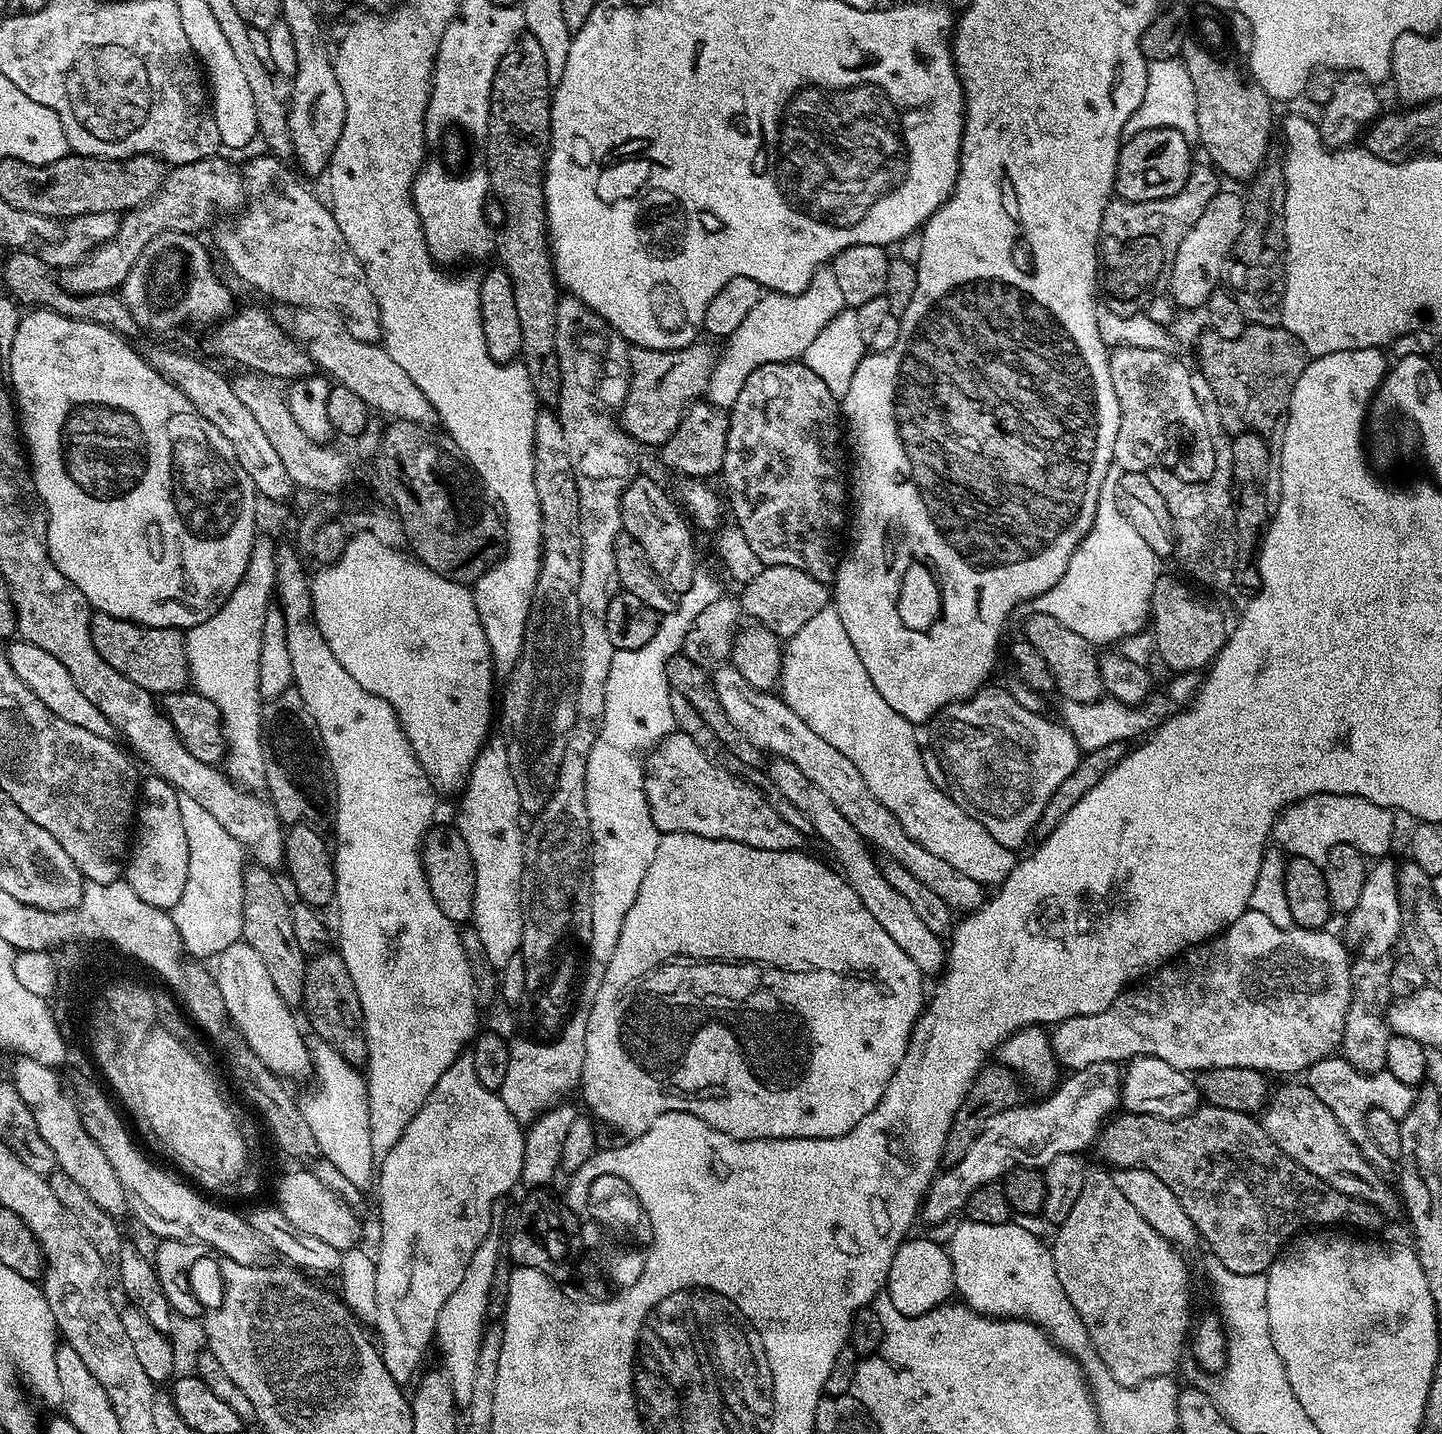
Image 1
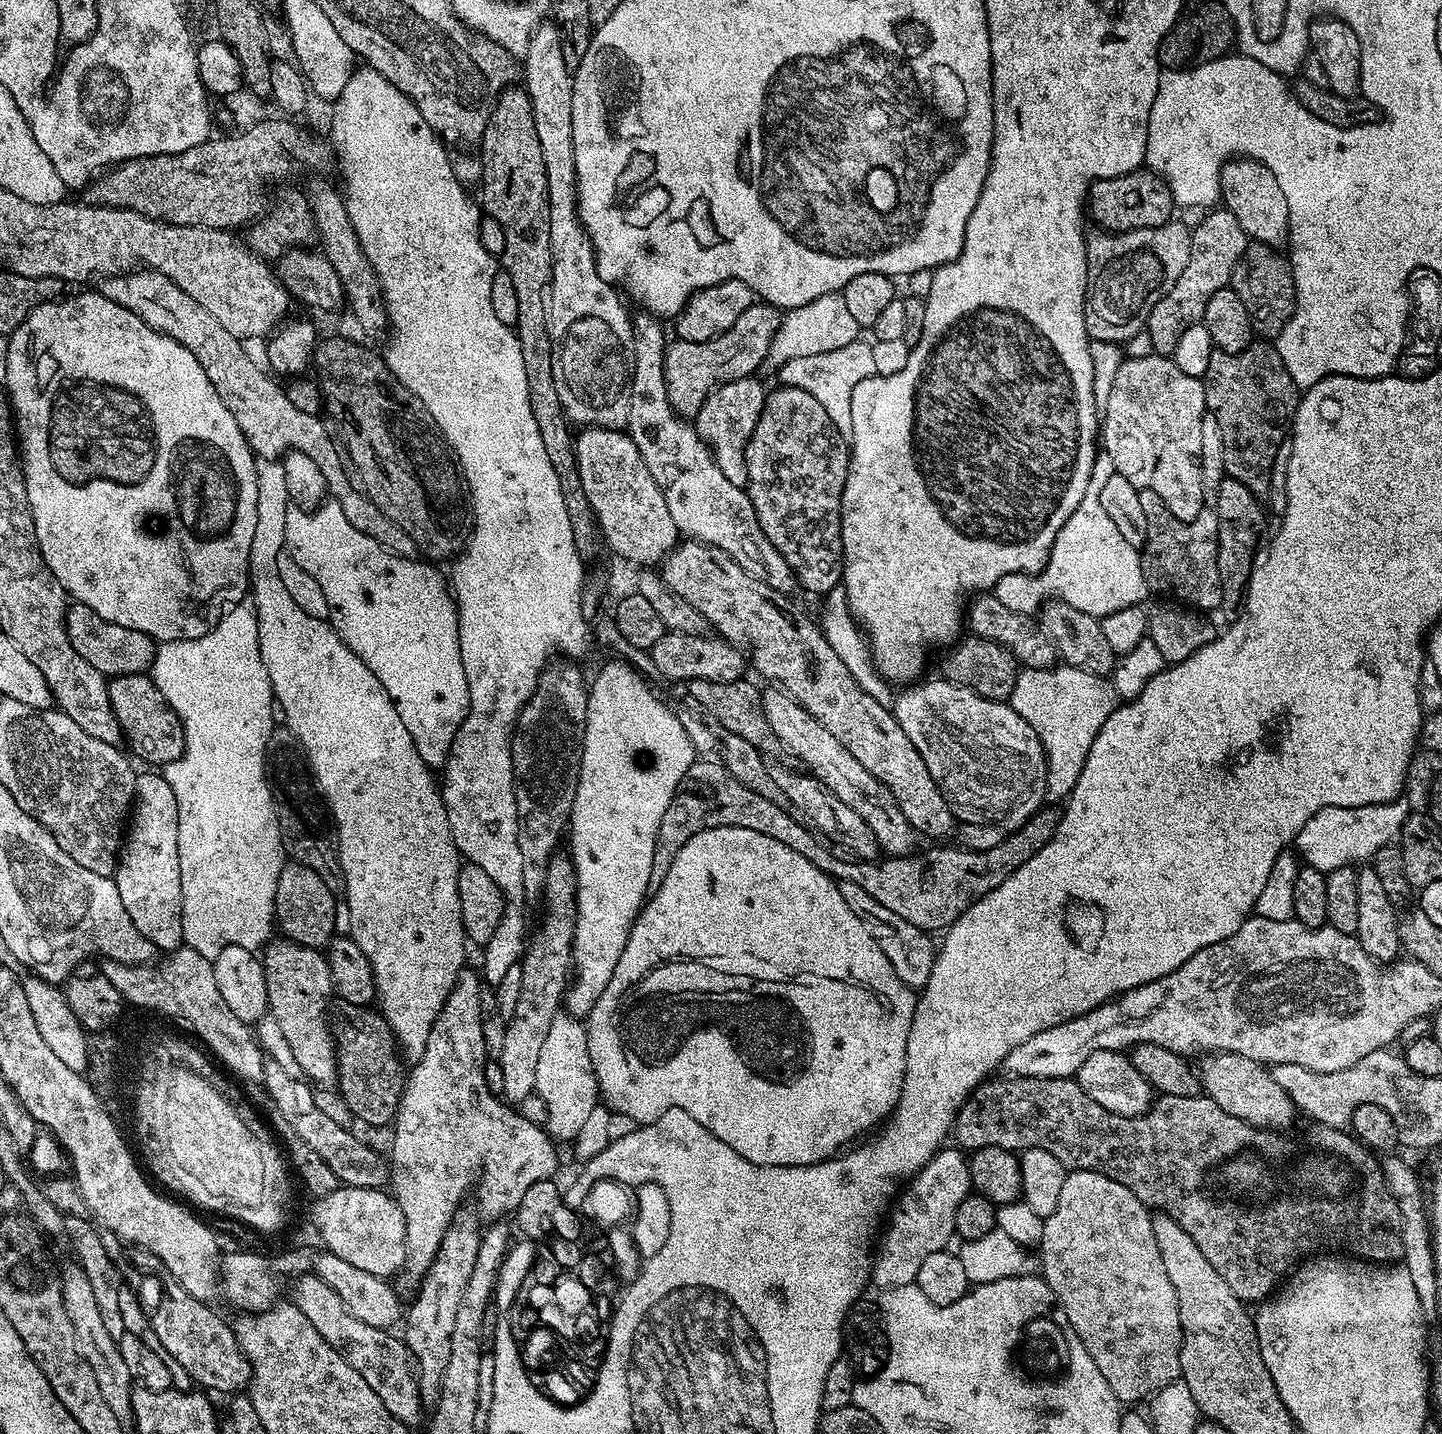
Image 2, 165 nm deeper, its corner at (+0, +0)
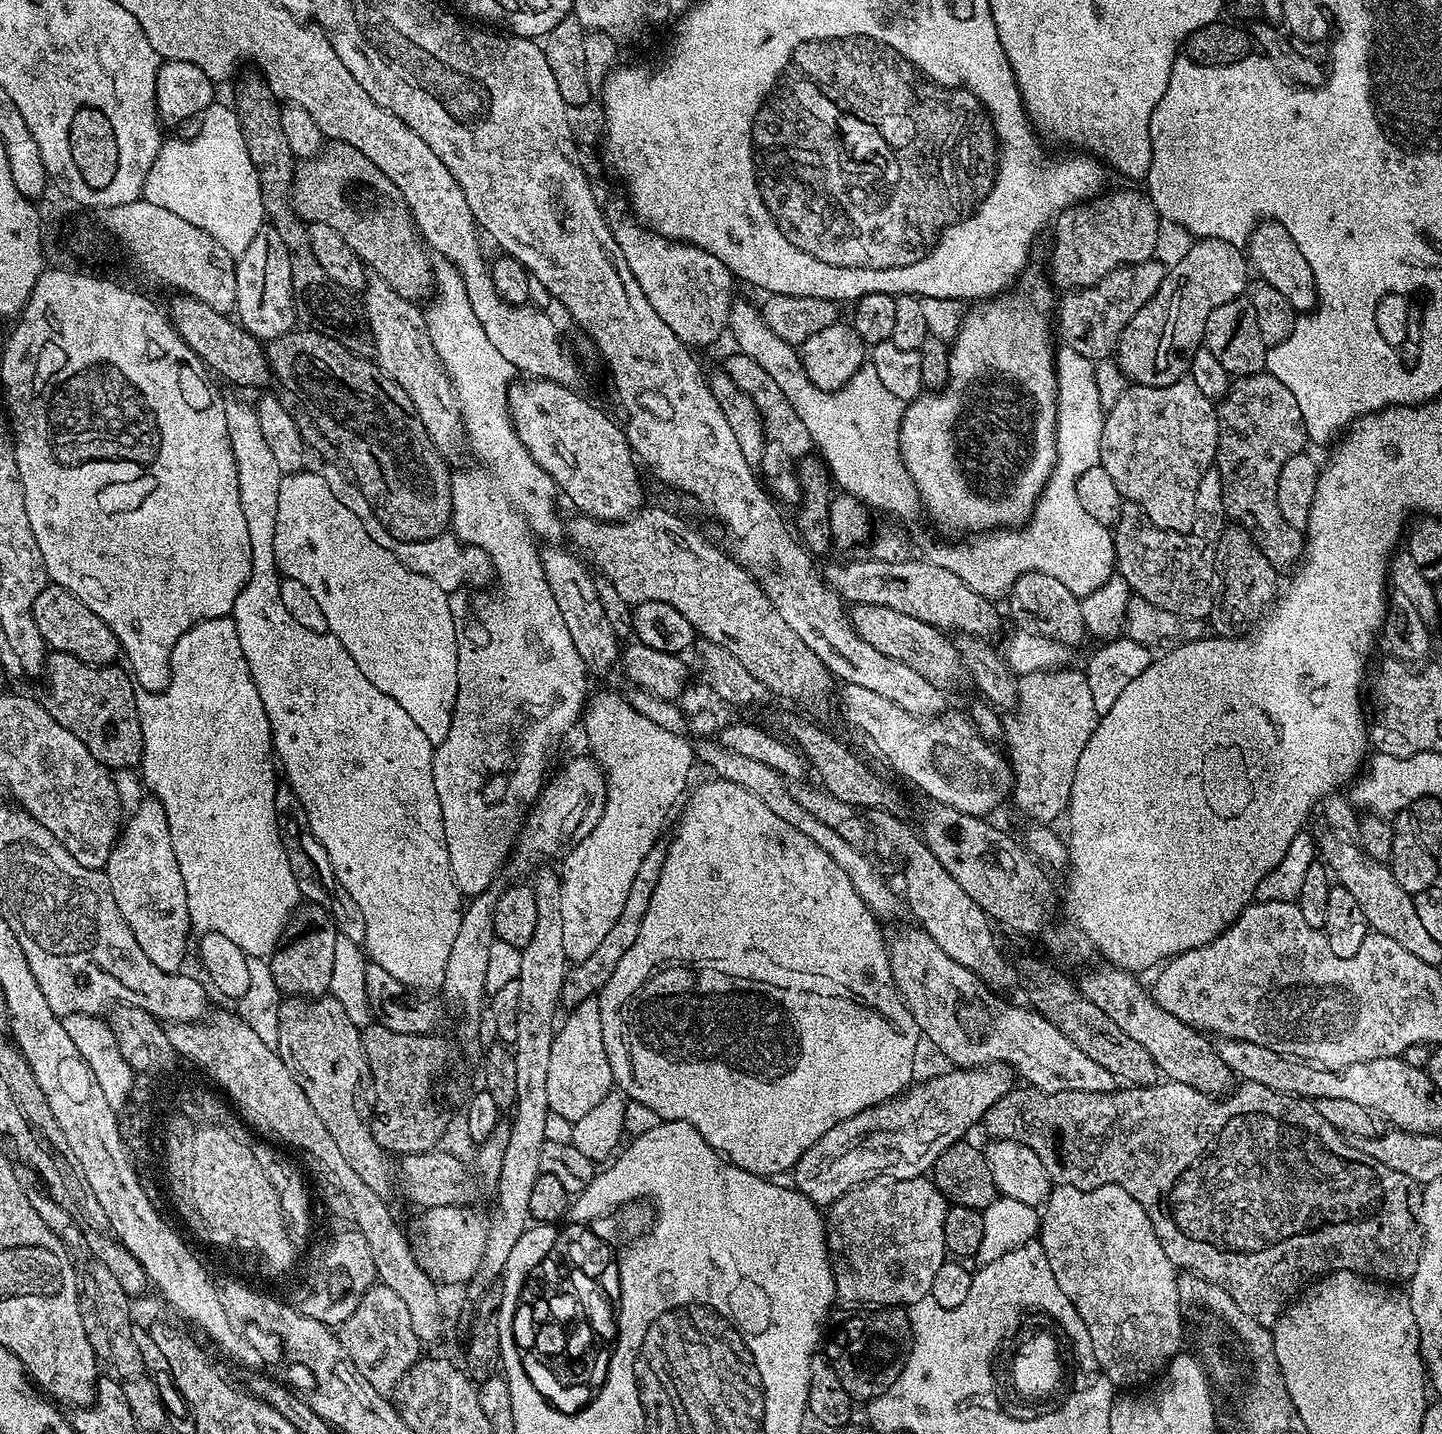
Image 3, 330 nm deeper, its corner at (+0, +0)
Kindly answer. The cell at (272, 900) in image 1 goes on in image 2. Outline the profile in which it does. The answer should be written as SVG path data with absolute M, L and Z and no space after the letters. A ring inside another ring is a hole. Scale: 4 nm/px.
M276 939L262 952L268 1012L274 1022L278 1022L278 1030L282 1030L286 1043L294 1053L297 1069L313 1085L335 1085L336 1039L332 1037L330 1007L328 1008L332 996L334 1000L334 985L325 953L318 948L296 944L293 940Z

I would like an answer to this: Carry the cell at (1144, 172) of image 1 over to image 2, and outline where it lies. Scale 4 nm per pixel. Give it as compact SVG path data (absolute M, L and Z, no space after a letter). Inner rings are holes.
M1151 170L1127 172L1114 178L1098 180L1088 189L1086 212L1097 220L1106 232L1125 232L1131 228L1153 228L1173 219L1174 201L1170 186L1164 178Z

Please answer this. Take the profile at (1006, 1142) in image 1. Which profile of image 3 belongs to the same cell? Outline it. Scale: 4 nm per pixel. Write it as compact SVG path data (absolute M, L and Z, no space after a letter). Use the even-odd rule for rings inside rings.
M927 1175L914 1178L901 1178L901 1180L889 1180L877 1178L868 1181L867 1184L859 1184L851 1188L842 1198L834 1201L826 1212L826 1231L828 1234L828 1255L832 1261L832 1273L834 1274L834 1286L836 1287L837 1301L845 1300L848 1304L860 1304L856 1306L911 1306L922 1298L926 1298L934 1286L934 1274L938 1274L938 1266L946 1263L946 1249L944 1247L944 1235L942 1226L946 1222L946 1214L949 1210L948 1199L940 1193L936 1183Z

